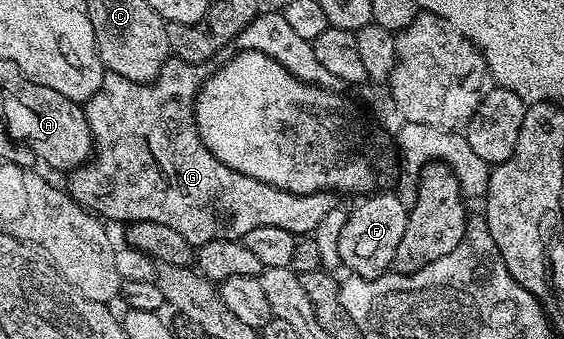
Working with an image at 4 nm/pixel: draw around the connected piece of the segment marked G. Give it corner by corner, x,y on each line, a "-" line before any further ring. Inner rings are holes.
171,57
162,63
158,77
153,82
145,84
133,82
132,80
124,80
124,76
120,76
119,74
103,73
100,88
84,104
88,128
91,129
91,136
93,138
93,155
85,165
69,171
68,178
70,178
70,186
68,185
68,193
70,197
75,198
86,210
89,210
91,214
102,220
111,218
114,222
122,222
121,224
129,224
132,222
164,224
168,228
173,228
175,232
180,232
180,236
184,236
184,240
188,240
190,245
195,248
212,240
241,240
248,232
252,232
252,228
284,228
287,232
292,232
296,236
313,235
314,230
320,224
320,220
324,220
324,216
328,216
328,212
336,209
336,202
334,202
335,195
333,193
293,194
287,190
276,188
272,184
264,184
260,180
256,180
252,176
244,176
240,172
228,168
228,164
216,160
214,153
204,144
204,140
200,136
198,125
196,124
194,102
198,99
198,93
200,92
202,83
215,70
216,66
213,61
192,63

